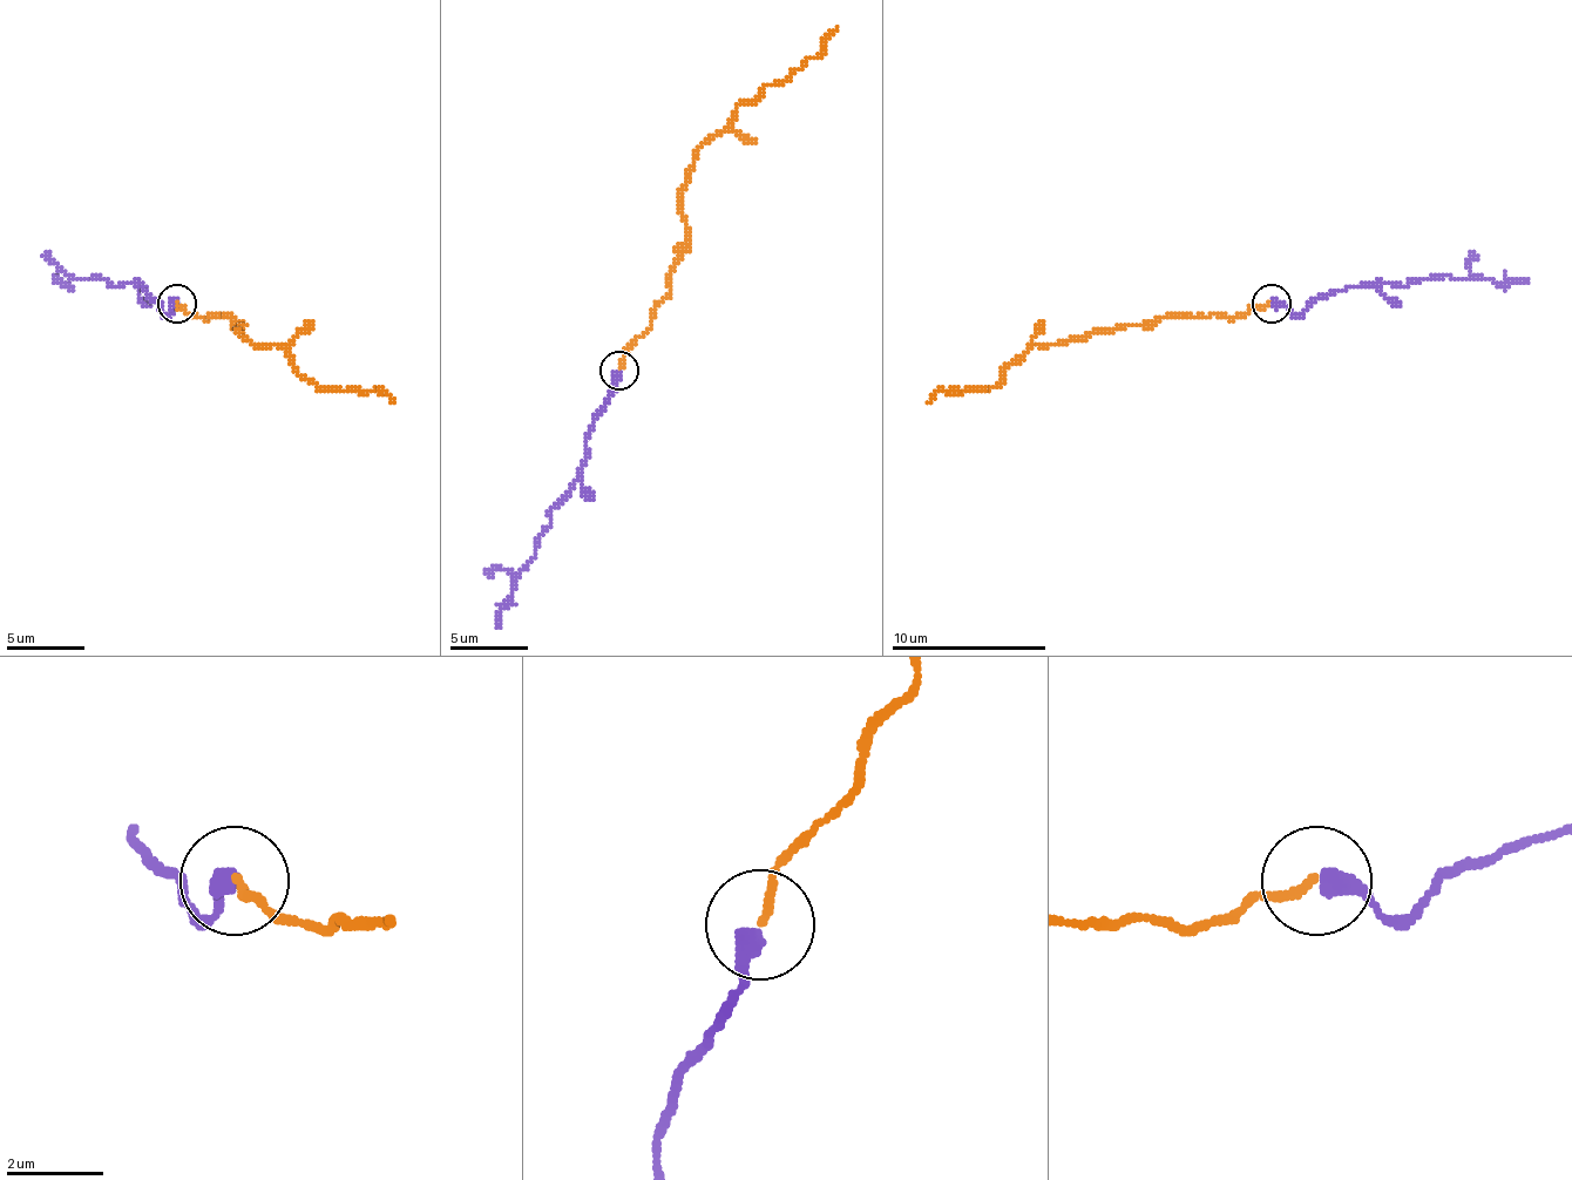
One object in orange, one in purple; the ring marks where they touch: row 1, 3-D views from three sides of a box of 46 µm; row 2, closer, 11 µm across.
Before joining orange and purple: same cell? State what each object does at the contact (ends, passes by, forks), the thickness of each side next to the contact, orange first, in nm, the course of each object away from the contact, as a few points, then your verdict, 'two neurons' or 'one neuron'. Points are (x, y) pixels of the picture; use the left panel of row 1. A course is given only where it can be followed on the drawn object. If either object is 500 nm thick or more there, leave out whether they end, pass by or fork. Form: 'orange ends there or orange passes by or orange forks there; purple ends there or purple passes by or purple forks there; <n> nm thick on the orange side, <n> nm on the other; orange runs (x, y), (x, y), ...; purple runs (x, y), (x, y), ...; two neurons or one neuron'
orange ends there; purple ends there; 170 nm thick on the orange side, 400 nm on the other; orange runs (177, 302), (189, 313), (243, 325), (239, 329), (251, 345), (278, 345), (317, 387), (379, 391), (394, 402); purple runs (177, 302), (165, 313), (142, 286), (115, 286), (96, 275), (53, 283); one neuron

